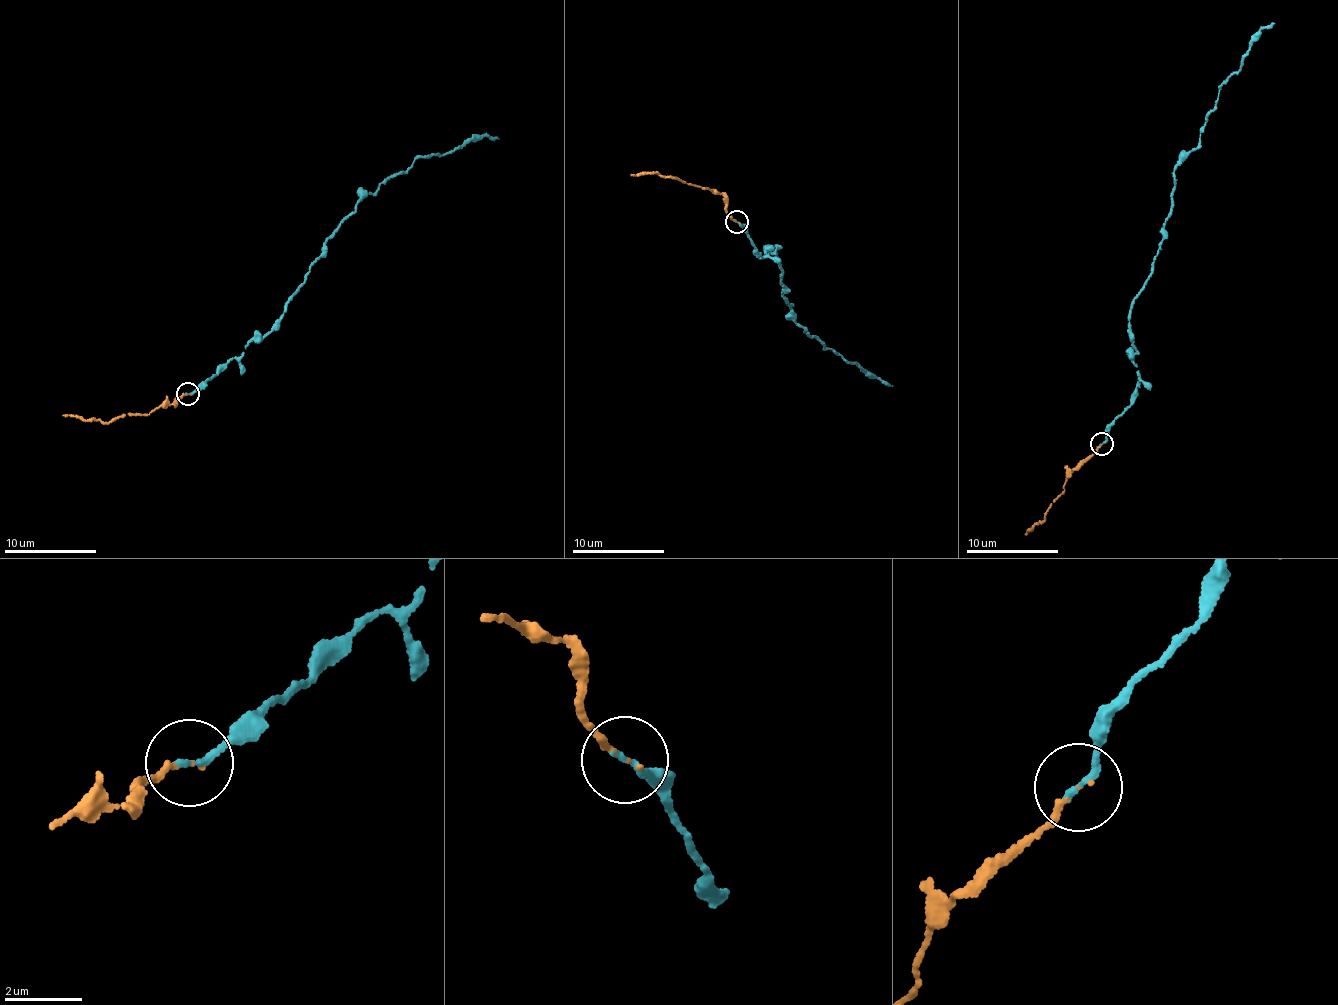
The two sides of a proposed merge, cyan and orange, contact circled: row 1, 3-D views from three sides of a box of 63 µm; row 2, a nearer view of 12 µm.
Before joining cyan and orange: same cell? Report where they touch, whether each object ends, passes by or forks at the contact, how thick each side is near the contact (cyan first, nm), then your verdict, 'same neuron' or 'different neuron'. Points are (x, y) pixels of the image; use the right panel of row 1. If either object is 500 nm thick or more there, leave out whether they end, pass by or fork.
at (1102, 444); cyan ends there; orange ends there; 180 nm thick on the cyan side, 110 nm on the other; same neuron

